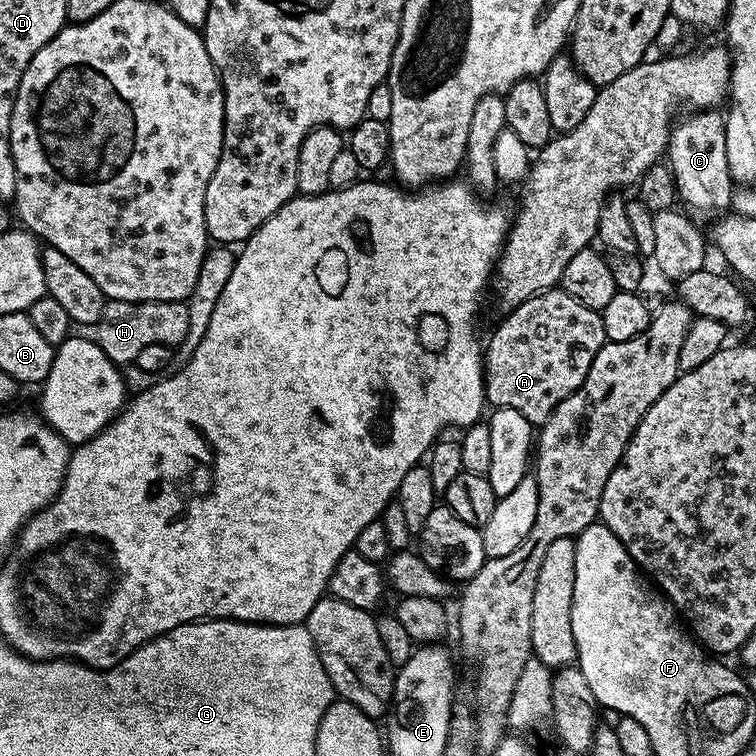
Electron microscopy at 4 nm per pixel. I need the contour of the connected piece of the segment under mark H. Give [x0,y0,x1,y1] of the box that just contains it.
[94,300,190,366]

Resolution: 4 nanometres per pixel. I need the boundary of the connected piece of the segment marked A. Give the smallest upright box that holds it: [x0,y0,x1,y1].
[483,286,606,426]

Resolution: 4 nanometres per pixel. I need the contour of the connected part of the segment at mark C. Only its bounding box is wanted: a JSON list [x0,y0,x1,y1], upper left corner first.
[666,110,734,213]

